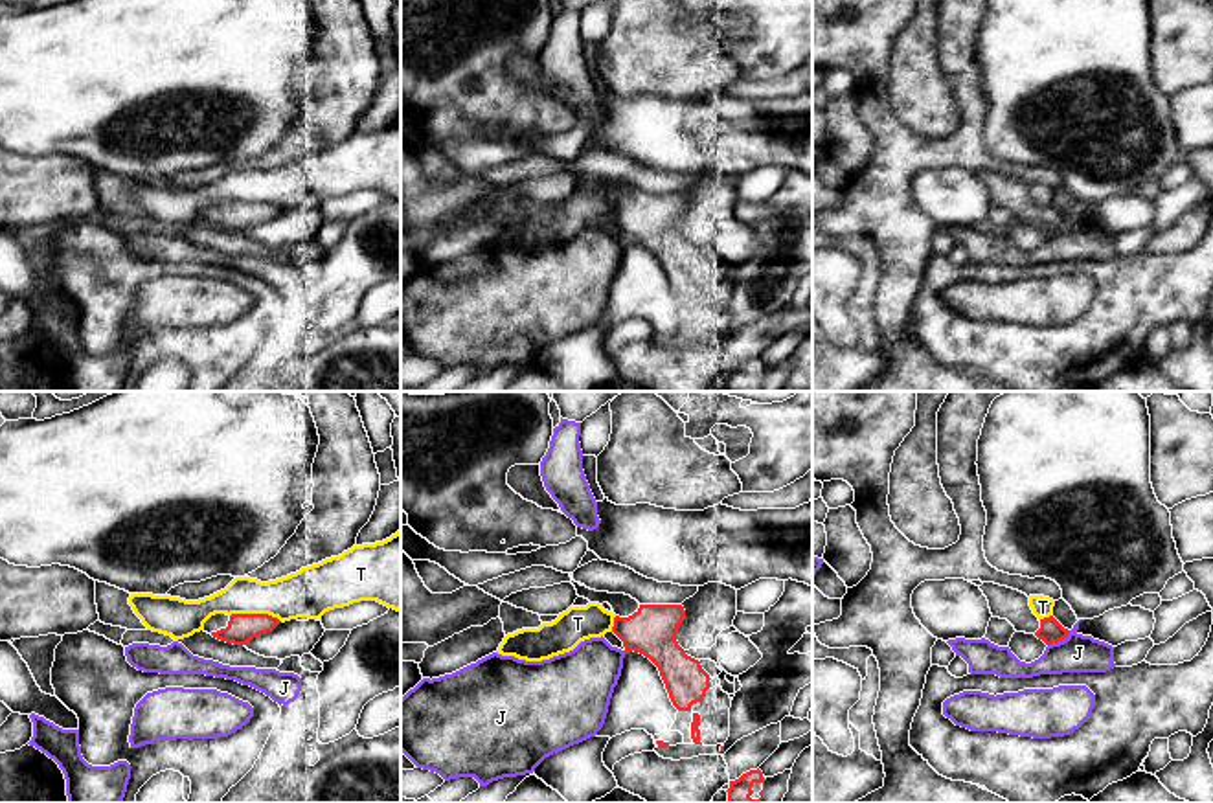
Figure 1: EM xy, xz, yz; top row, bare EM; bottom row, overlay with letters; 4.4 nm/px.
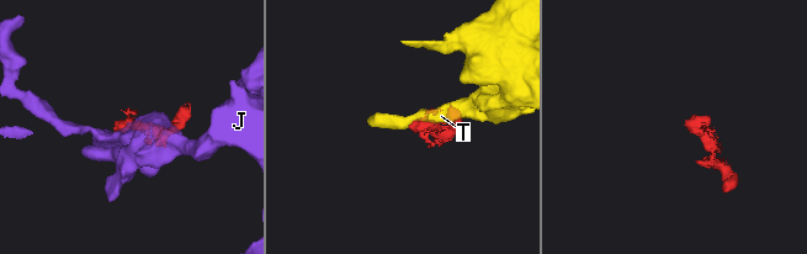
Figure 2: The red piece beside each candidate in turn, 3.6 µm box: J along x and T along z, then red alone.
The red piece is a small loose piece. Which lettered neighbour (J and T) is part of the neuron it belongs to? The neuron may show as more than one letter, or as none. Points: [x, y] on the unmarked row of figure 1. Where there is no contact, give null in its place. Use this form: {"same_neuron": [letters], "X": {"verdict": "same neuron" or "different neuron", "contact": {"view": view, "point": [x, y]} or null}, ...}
{"same_neuron": [], "J": {"verdict": "different neuron", "contact": {"view": "yz", "point": [1059, 228]}}, "T": {"verdict": "different neuron", "contact": {"view": "xy", "point": [256, 203]}}}

